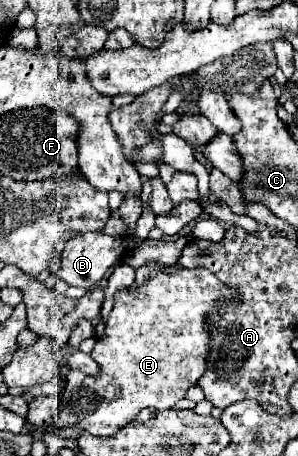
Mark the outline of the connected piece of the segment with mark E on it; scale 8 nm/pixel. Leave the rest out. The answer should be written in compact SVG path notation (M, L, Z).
M182 268L174 272L154 270L136 290L116 292L104 336L96 340L90 352L100 372L88 376L70 370L60 394L56 424L64 440L76 440L84 430L80 424L64 424L68 414L80 412L80 418L90 418L90 434L94 436L112 436L130 424L144 408L174 408L208 368L212 348L210 332L214 328L210 320L212 314L220 314L226 306L238 306L240 302L240 292L222 284L206 268Z

